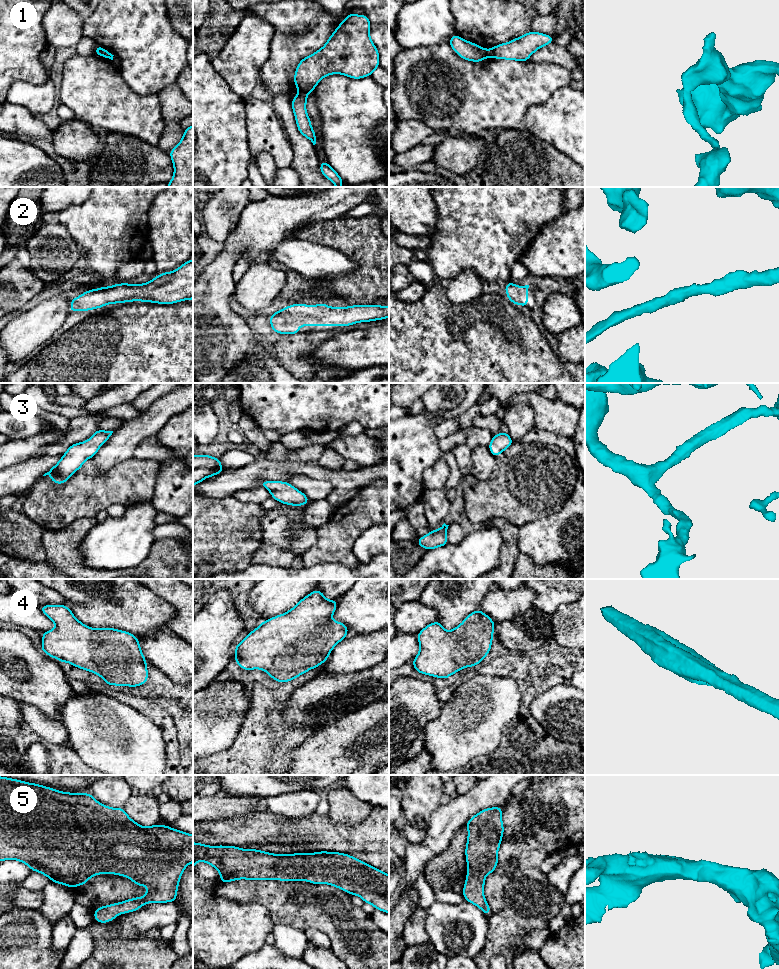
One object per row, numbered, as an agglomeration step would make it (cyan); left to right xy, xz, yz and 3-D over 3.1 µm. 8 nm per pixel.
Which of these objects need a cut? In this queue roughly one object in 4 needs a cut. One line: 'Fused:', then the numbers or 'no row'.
Fused: 1

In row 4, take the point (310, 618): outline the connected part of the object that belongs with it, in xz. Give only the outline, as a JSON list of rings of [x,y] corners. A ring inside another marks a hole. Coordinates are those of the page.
[[[314,590],[291,610],[262,621],[235,646],[235,662],[246,671],[261,669],[273,679],[289,682],[324,663],[332,649],[347,637],[348,627],[331,617],[337,609],[337,599],[328,600],[320,590]]]

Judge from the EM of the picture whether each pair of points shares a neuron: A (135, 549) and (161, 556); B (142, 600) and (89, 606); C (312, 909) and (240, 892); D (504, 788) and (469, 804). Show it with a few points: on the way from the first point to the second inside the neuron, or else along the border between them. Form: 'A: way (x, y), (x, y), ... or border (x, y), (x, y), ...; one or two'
A: border (155, 539), (148, 555), (140, 563), (130, 567); two
B: way (129, 601), (113, 601), (110, 604), (102, 604); one
C: way (294, 905), (285, 903), (276, 895), (258, 892); one
D: way (495, 790), (478, 798); one

